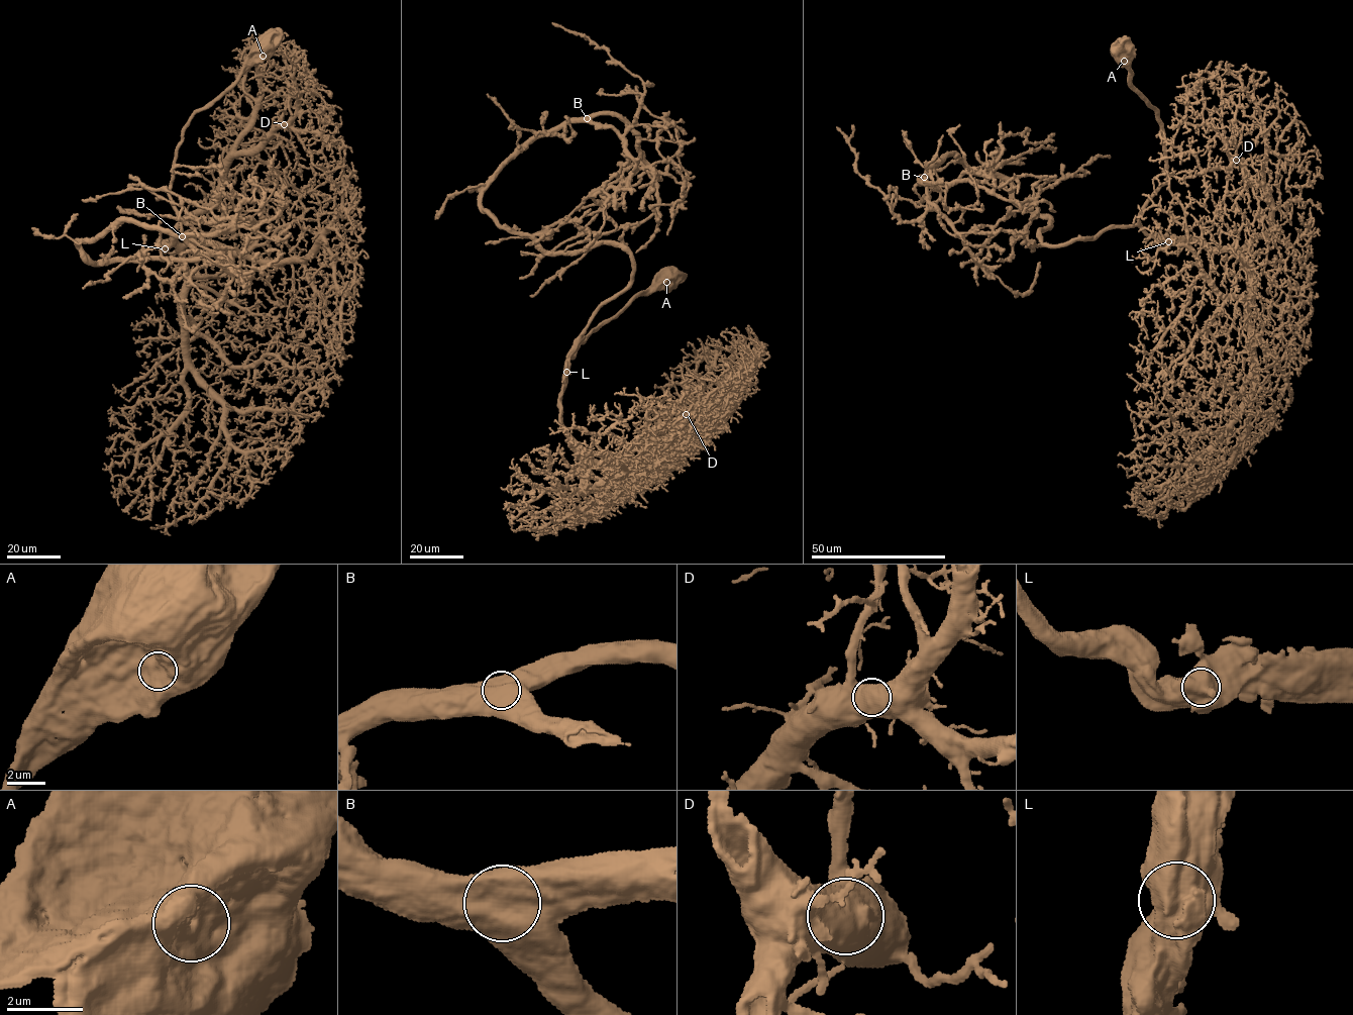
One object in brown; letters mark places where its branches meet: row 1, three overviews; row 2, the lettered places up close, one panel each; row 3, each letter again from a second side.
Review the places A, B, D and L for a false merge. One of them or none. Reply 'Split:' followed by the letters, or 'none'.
Split: none

